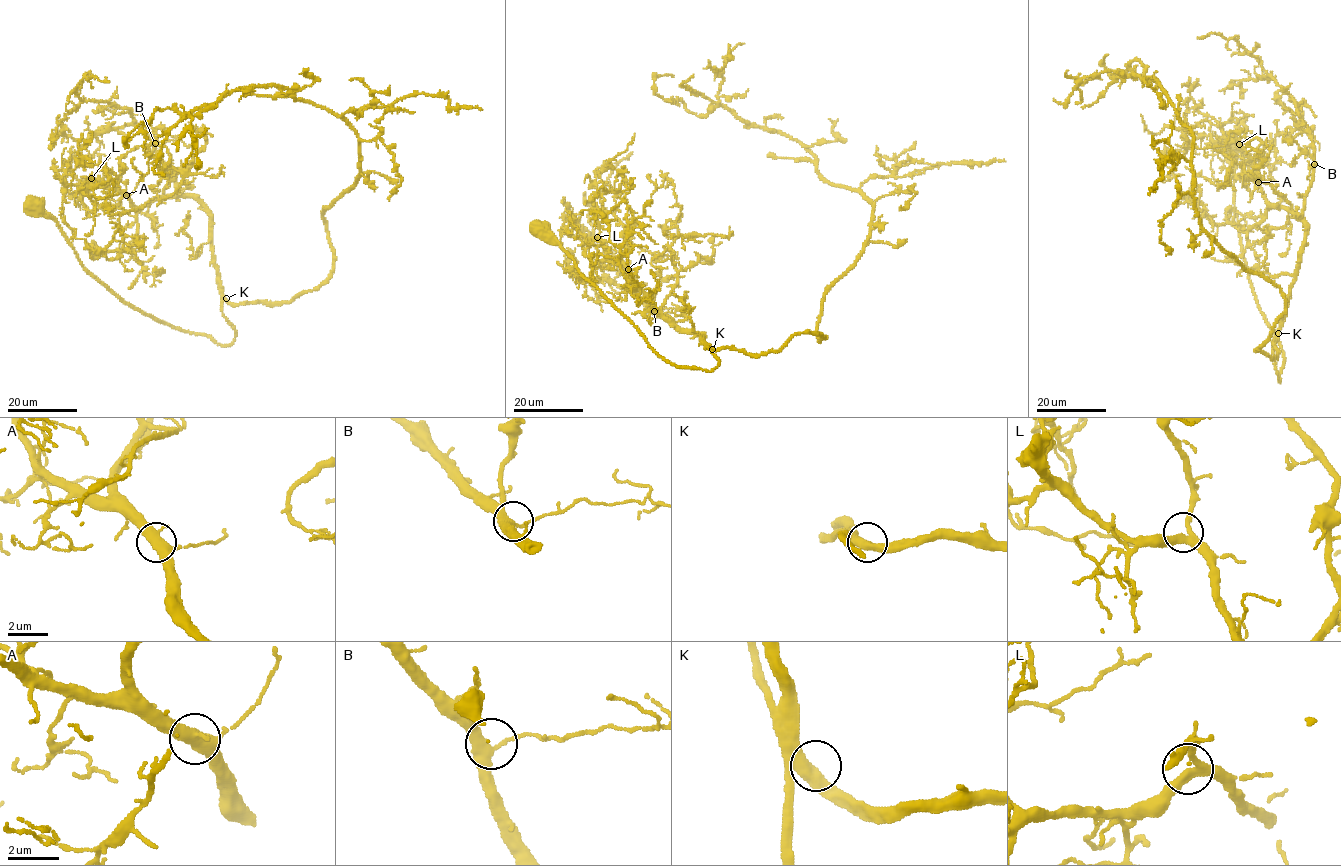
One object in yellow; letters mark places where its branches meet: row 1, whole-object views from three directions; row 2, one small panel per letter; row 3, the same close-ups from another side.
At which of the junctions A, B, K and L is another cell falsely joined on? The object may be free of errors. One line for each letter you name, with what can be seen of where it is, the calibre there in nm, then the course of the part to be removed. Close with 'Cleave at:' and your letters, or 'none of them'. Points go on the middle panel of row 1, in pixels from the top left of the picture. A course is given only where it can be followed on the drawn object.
Cleave at: none of them

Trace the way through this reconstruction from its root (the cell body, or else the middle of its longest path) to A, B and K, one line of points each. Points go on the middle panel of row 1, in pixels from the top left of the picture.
A: (539, 228), (660, 356), (675, 365), (716, 367), (703, 334), (673, 327), (628, 269)
B: (539, 228), (660, 356), (675, 365), (716, 367), (703, 334), (678, 329), (669, 316), (654, 311)
K: (539, 228), (660, 356), (675, 365), (709, 371), (718, 362), (712, 349)

